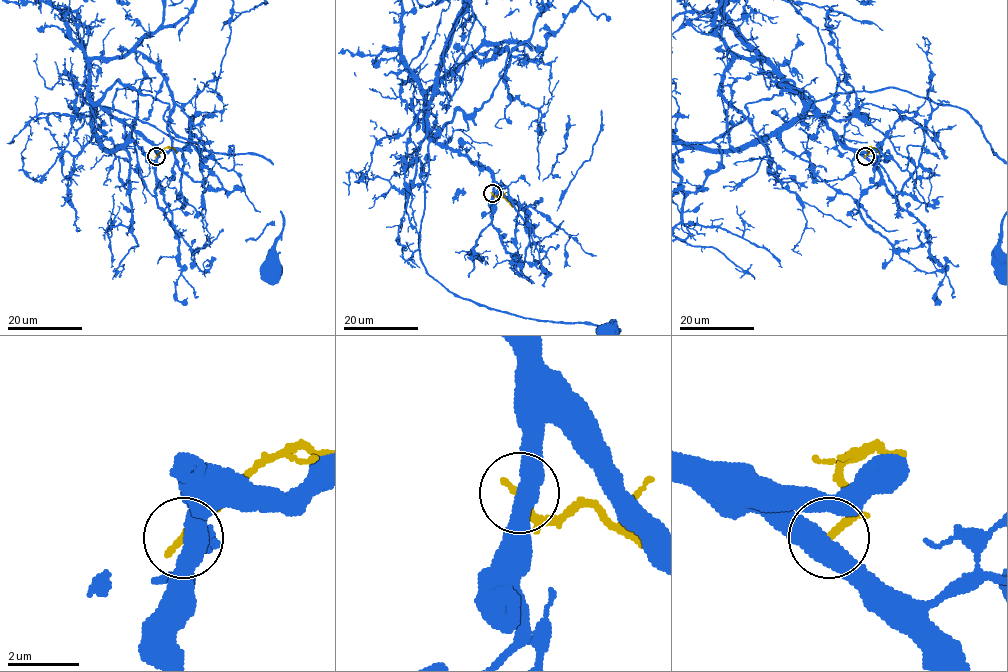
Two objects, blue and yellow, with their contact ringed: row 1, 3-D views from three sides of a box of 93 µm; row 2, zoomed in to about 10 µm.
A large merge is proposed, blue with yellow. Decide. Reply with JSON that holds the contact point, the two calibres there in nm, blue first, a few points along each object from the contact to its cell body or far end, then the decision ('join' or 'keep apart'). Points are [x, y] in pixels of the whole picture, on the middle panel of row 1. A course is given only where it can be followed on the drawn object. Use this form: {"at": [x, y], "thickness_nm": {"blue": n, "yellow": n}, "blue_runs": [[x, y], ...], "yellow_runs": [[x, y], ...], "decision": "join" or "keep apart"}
{"at": [492, 193], "thickness_nm": {"blue": 500, "yellow": 240}, "blue_runs": [[493, 194], [486, 169], [428, 144], [430, 275], [488, 308], [592, 323]], "yellow_runs": [[492, 194], [503, 196], [512, 207]], "decision": "keep apart"}

